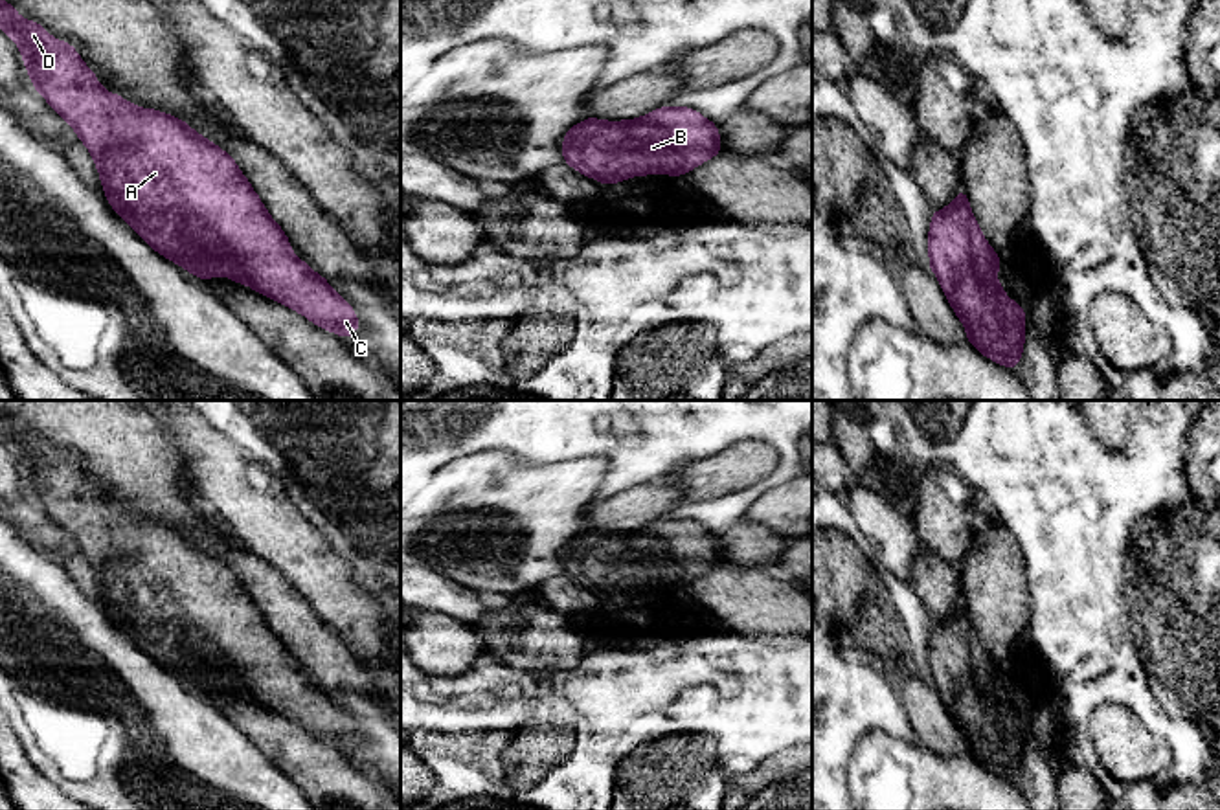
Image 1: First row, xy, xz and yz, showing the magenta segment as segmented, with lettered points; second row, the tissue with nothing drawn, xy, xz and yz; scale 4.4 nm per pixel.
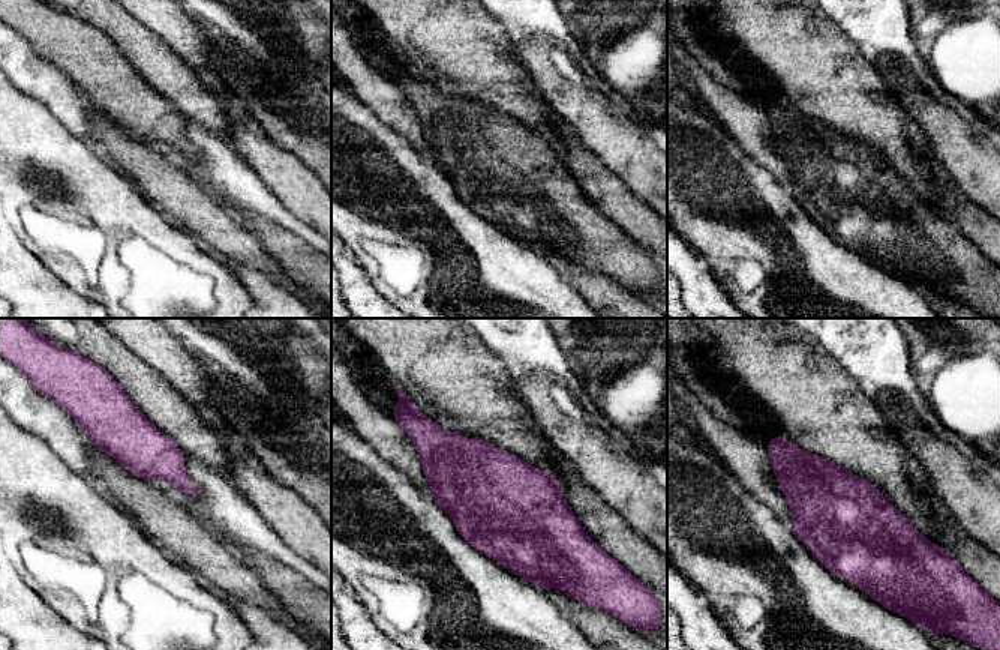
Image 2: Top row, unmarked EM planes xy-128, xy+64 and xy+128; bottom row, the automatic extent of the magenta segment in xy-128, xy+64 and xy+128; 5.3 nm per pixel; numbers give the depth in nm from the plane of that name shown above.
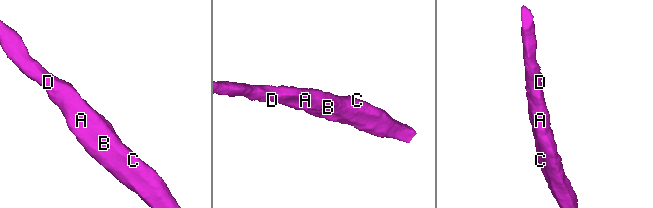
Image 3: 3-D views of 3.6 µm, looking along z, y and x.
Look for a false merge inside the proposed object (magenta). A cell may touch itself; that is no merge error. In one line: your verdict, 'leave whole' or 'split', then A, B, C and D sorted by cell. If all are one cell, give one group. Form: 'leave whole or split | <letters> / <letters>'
leave whole | A B C D

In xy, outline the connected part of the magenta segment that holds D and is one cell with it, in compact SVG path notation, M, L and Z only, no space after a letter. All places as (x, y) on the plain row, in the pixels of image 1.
M2 410L0 441L17 454L39 507L72 536L90 562L112 621L152 661L204 692L228 687L244 694L345 751L360 740L351 716L294 667L285 643L228 564L180 529L138 520L107 503L73 457L48 446L39 433L22 432Z

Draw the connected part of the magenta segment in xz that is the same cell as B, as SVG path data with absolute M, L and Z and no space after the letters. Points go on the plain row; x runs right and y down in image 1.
M672 516L639 531L603 533L590 527L562 551L564 575L608 599L641 586L682 588L720 562L717 534Z

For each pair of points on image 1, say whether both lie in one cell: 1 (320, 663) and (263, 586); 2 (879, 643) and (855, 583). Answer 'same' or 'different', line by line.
1: same
2: same

